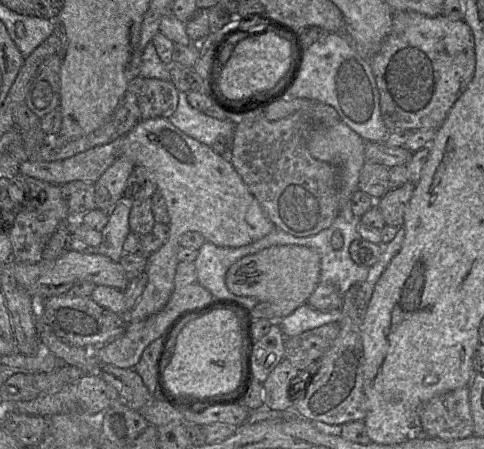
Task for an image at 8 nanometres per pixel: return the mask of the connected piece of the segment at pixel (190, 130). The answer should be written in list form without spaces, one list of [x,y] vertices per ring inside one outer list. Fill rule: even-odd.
[[[178,92],[178,105],[175,112],[168,118],[168,120],[179,130],[185,133],[187,136],[209,146],[213,147],[218,137],[224,137],[226,139],[226,149],[231,149],[231,159],[233,150],[234,133],[236,127],[236,121],[232,120],[218,120],[216,118],[205,115],[204,113],[191,107],[187,100],[187,92]]]

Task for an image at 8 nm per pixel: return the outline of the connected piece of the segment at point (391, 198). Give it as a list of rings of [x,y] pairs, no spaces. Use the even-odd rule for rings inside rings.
[[[407,182],[402,186],[389,190],[381,199],[375,201],[385,224],[402,228],[404,223],[404,211],[410,201],[415,184]]]

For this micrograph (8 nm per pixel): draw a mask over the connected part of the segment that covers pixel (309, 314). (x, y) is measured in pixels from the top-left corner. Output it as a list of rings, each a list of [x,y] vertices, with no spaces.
[[[305,303],[290,315],[278,319],[277,323],[286,337],[294,337],[322,325],[339,322],[341,319],[342,308],[322,312]]]

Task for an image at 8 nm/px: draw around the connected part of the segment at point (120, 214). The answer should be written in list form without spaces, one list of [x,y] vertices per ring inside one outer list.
[[[122,198],[107,213],[108,221],[101,230],[101,243],[94,247],[95,253],[105,255],[113,261],[119,261],[124,254],[123,243],[131,232],[129,227],[130,208],[131,204]]]

